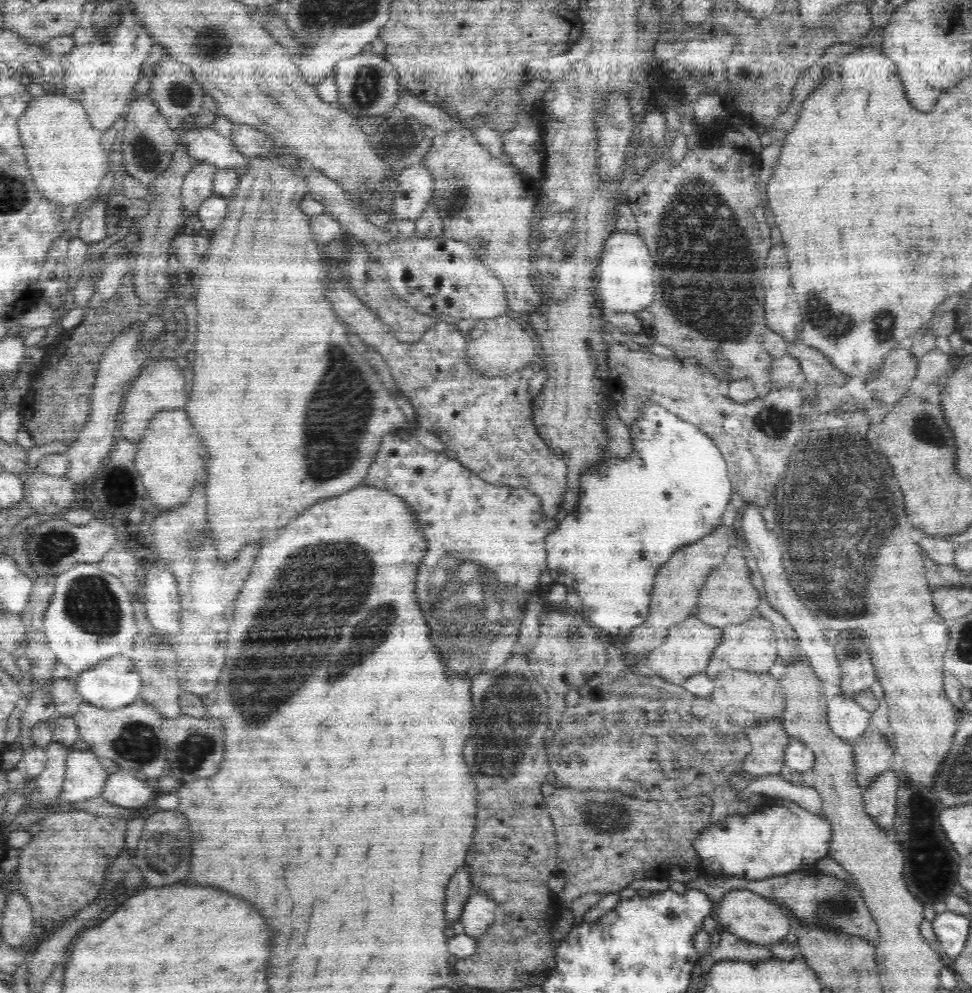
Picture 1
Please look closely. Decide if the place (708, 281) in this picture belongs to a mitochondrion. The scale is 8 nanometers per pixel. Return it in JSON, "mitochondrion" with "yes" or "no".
{"mitochondrion":"yes"}

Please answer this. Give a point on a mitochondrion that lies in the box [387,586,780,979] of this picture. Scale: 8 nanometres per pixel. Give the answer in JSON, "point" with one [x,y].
{"point":[496,745]}

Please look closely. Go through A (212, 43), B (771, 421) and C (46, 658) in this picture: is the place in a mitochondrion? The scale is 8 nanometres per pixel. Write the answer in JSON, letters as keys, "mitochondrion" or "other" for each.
{"A":"mitochondrion","B":"mitochondrion","C":"other"}

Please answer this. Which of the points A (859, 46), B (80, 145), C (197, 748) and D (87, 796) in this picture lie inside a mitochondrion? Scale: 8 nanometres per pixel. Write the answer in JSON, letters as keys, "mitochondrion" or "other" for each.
{"A":"other","B":"other","C":"mitochondrion","D":"other"}

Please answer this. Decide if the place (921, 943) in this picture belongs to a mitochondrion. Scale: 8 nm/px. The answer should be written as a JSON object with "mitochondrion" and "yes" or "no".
{"mitochondrion":"no"}

